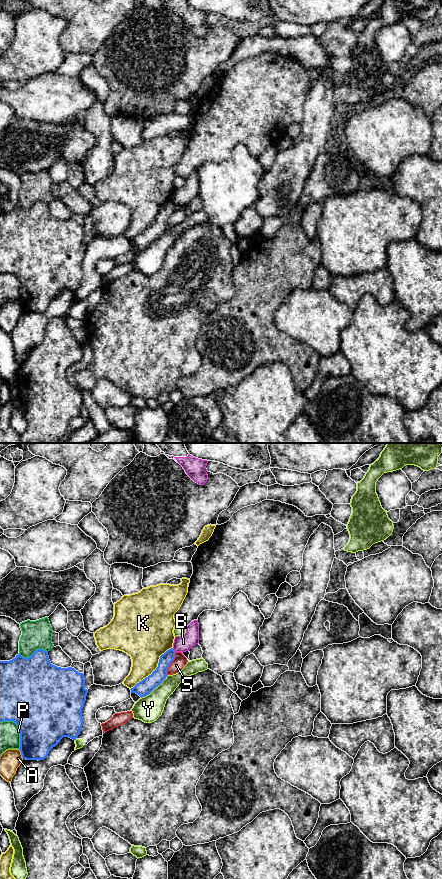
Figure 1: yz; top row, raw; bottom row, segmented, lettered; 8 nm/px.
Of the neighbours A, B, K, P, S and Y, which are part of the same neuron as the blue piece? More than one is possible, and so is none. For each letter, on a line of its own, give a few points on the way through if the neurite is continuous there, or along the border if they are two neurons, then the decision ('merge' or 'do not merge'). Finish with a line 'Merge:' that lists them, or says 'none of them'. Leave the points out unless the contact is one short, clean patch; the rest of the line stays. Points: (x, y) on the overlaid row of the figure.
A: border yz (18, 749), (23, 758); do not merge
B: border yz (172, 648), (175, 651); do not merge
K: do not merge
P: do not merge
S: border yz (175, 652), (175, 657), (168, 666), (167, 675); do not merge
Y: do not merge
Merge: none of them

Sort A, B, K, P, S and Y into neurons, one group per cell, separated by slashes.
A / B / K / P / S / Y

